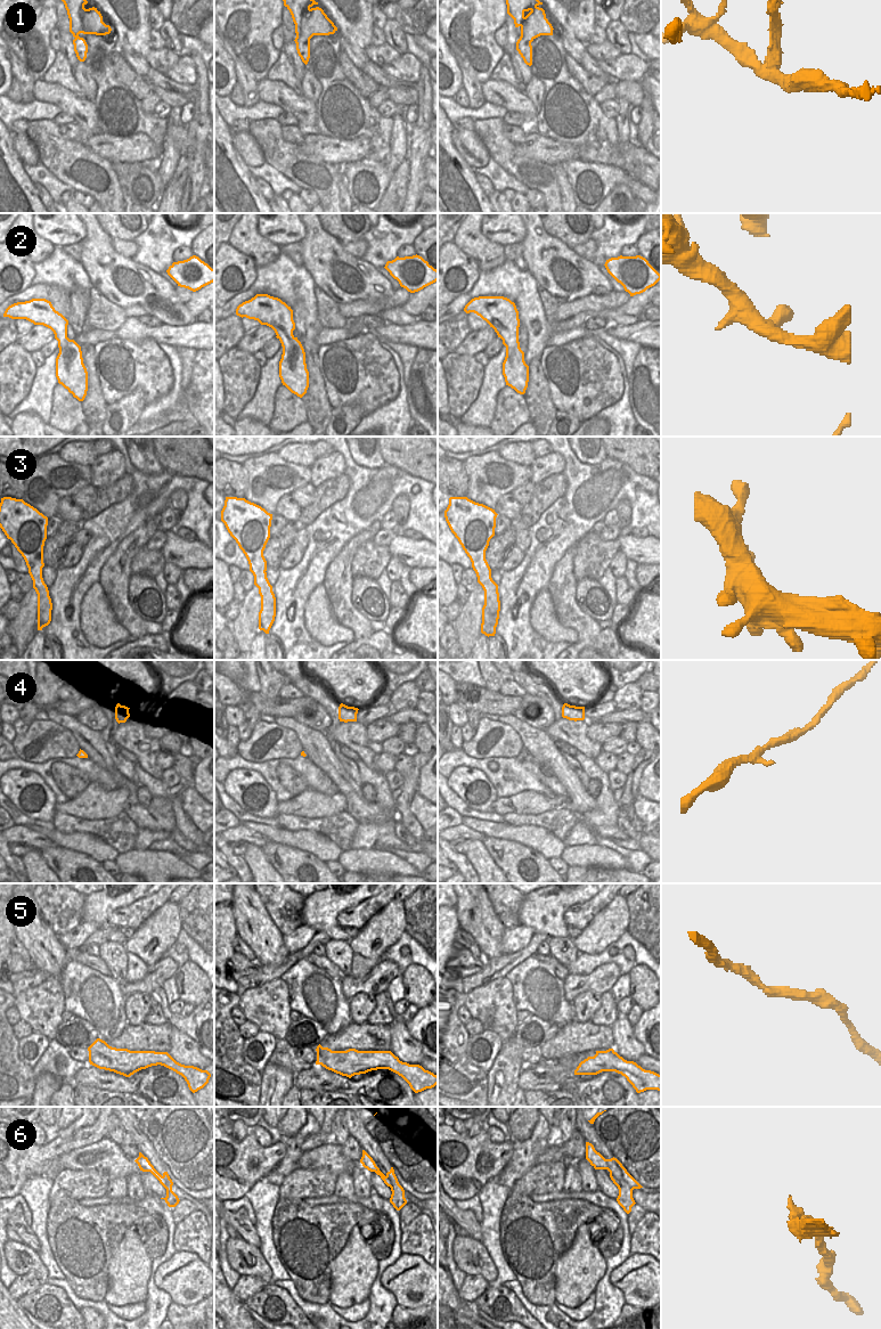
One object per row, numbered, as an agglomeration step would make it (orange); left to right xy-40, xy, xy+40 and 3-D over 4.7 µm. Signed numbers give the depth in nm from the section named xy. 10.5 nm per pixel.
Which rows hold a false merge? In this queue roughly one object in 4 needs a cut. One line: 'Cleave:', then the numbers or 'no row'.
Cleave: 1, 6

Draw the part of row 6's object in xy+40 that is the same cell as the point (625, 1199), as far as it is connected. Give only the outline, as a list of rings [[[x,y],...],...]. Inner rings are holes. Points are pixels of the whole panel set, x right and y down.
[[[610,1174],[611,1180],[619,1189],[619,1196],[617,1198],[618,1204],[623,1208],[623,1210],[629,1214],[631,1207],[636,1204],[633,1198],[633,1188],[623,1180],[615,1177]]]

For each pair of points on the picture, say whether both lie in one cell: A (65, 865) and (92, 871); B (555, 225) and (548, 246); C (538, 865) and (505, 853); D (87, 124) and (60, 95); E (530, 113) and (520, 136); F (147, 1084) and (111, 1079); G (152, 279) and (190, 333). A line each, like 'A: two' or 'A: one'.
A: one
B: two
C: one
D: one
E: two
F: one
G: two

